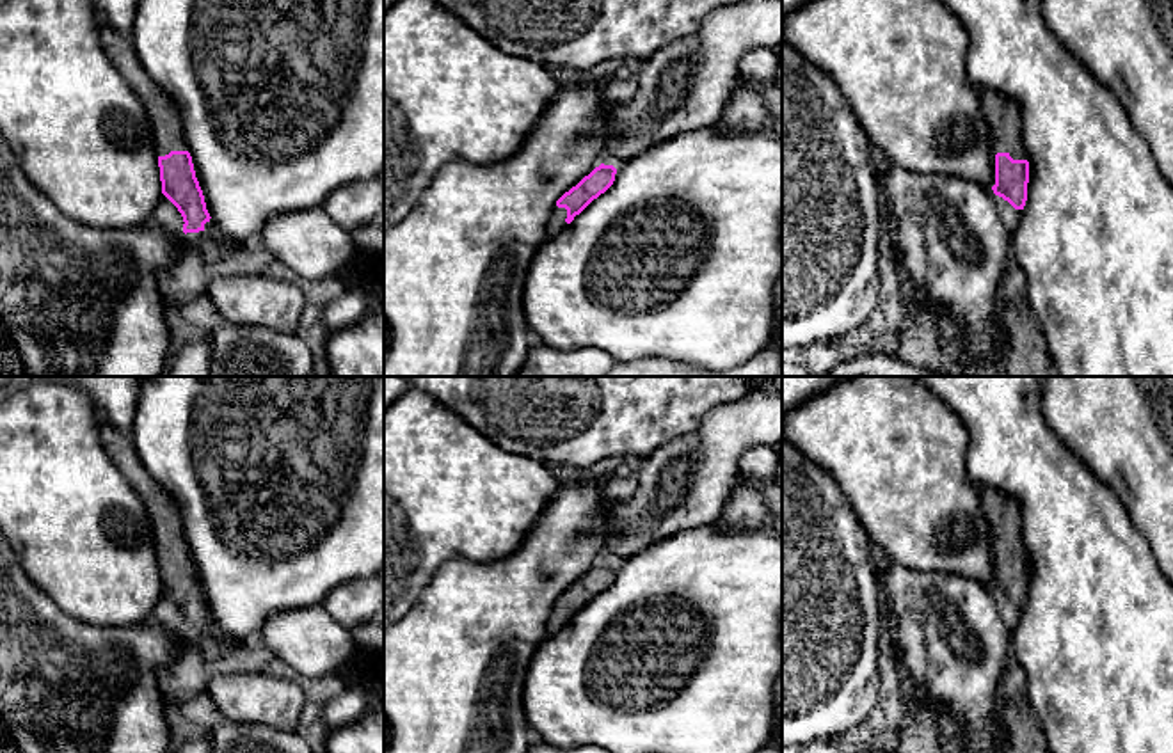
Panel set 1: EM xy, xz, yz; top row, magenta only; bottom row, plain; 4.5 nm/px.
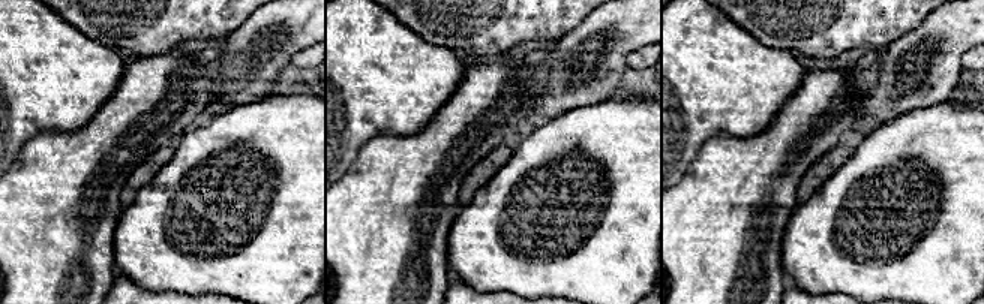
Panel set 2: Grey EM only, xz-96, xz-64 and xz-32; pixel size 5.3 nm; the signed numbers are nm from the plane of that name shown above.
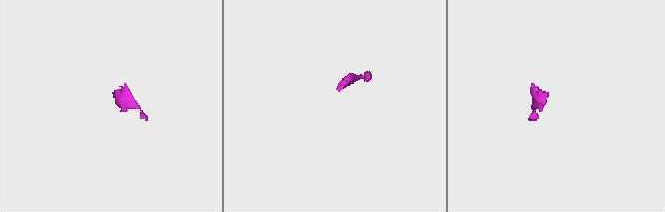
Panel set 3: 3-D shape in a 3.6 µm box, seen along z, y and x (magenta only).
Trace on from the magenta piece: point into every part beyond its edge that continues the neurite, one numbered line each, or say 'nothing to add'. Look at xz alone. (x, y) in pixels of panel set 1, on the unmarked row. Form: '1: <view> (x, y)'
1: xz (557, 618)

